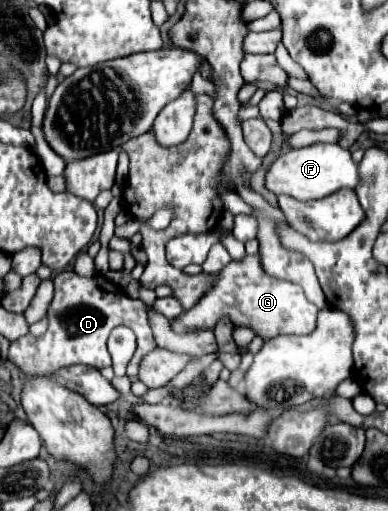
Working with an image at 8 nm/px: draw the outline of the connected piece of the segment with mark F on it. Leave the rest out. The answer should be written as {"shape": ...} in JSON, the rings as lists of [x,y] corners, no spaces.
{"shape":[[[316,143],[302,149],[292,149],[278,157],[266,173],[266,189],[280,195],[292,195],[300,201],[322,199],[340,189],[356,189],[360,183],[358,163],[352,159],[352,153],[340,145]]]}

